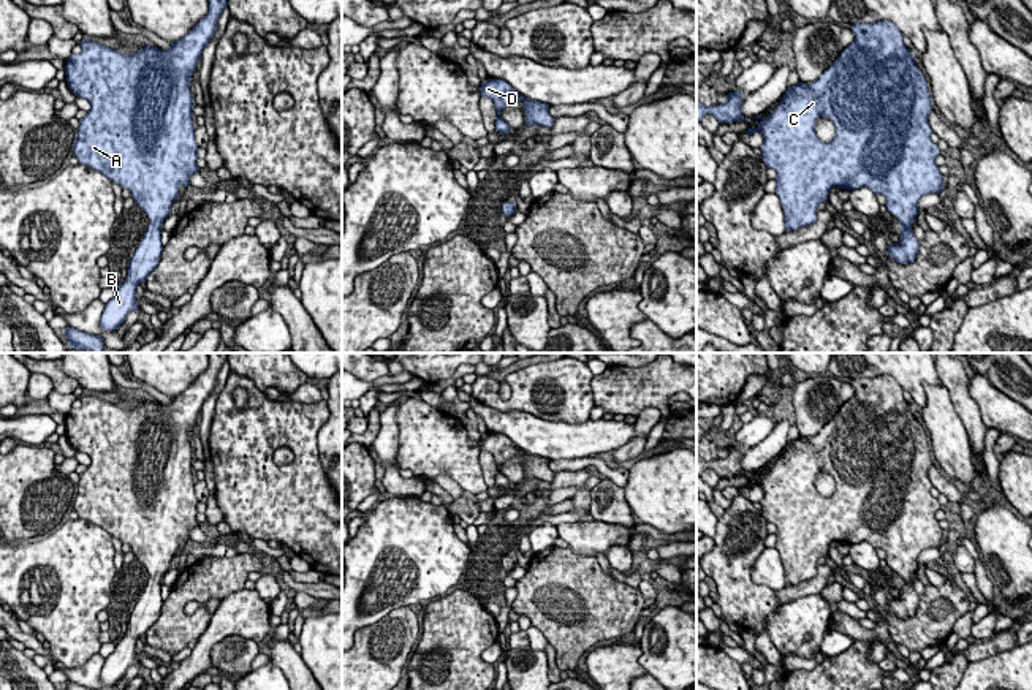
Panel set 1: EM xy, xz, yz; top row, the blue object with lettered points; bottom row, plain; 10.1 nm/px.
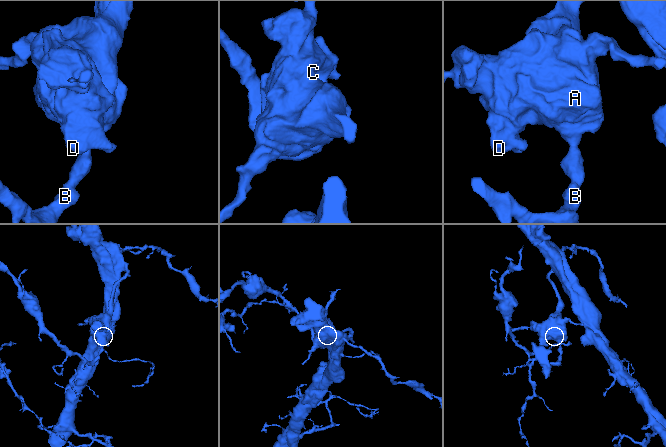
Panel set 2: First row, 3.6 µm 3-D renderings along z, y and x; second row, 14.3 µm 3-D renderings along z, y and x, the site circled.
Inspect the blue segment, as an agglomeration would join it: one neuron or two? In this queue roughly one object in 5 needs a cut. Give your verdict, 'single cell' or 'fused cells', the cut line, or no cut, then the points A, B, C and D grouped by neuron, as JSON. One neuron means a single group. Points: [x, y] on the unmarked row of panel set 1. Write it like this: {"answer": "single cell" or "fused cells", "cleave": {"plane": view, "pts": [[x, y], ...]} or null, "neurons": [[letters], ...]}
{"answer": "single cell", "cleave": null, "neurons": [["A", "B", "C", "D"]]}

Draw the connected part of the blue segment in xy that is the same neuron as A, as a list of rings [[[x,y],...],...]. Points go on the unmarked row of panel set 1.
[[[207,353],[207,356],[207,369],[184,392],[171,397],[168,405],[146,400],[135,408],[122,408],[117,404],[82,394],[82,405],[66,413],[65,435],[70,445],[90,457],[90,465],[79,475],[73,499],[74,511],[81,519],[93,522],[122,543],[128,543],[150,576],[130,612],[127,633],[116,641],[114,652],[104,660],[100,673],[103,685],[116,685],[130,666],[139,663],[136,641],[149,631],[161,612],[161,578],[171,568],[179,541],[188,541],[188,532],[199,527],[190,435],[203,404],[215,389],[222,366],[228,361],[226,353]]]

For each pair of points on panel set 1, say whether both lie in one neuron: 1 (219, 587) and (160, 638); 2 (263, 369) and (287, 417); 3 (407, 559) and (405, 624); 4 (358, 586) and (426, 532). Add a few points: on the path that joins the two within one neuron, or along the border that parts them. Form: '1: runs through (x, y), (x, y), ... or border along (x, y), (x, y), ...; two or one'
1: runs through (200, 587), (192, 587), (173, 606), (173, 619); one
2: border along (231, 371), (246, 375), (263, 393); two
3: border along (409, 605), (398, 606), (372, 622); two
4: runs through (374, 568), (375, 565), (394, 562), (409, 548); one

